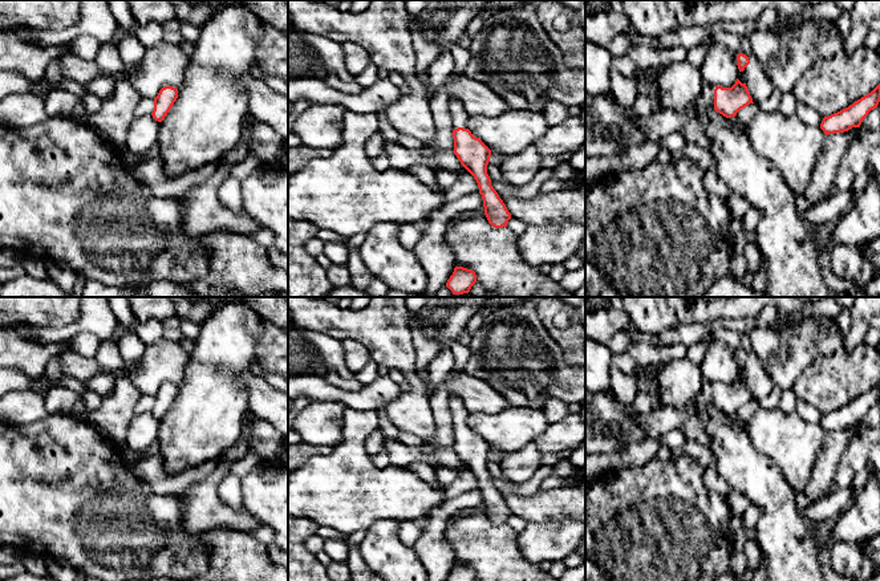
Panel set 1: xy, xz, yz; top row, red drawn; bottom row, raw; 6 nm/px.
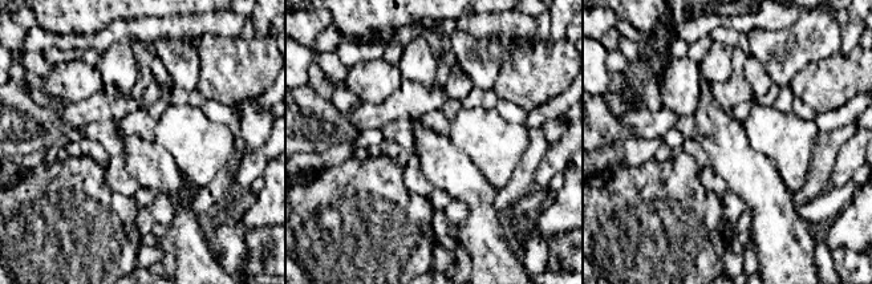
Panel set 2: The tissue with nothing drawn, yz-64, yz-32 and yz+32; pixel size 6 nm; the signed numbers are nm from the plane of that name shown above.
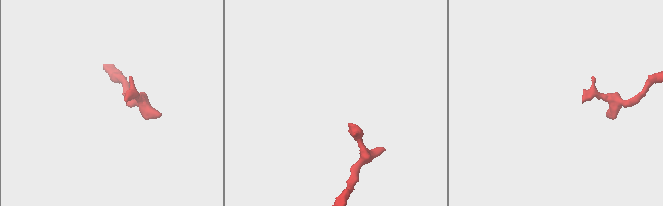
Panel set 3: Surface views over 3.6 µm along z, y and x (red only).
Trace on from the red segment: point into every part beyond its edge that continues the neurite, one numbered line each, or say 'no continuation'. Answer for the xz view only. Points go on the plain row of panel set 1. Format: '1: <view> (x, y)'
1: xz (459, 414)

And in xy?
no continuation

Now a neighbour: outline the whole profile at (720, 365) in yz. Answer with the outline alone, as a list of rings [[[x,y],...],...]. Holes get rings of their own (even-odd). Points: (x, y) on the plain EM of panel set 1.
[[[713,340],[699,363],[702,379],[722,385],[731,385],[738,373],[738,358],[723,340]]]

